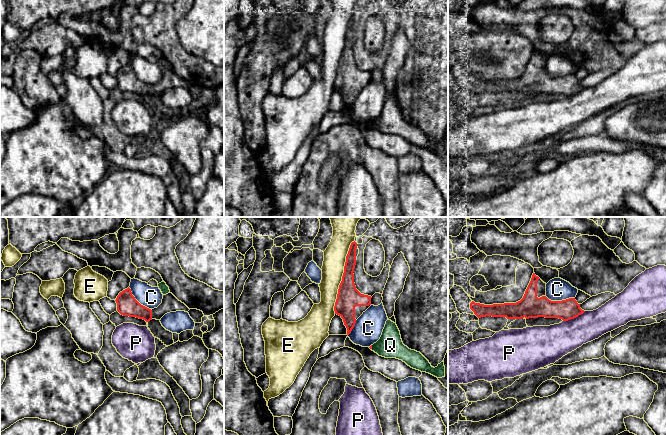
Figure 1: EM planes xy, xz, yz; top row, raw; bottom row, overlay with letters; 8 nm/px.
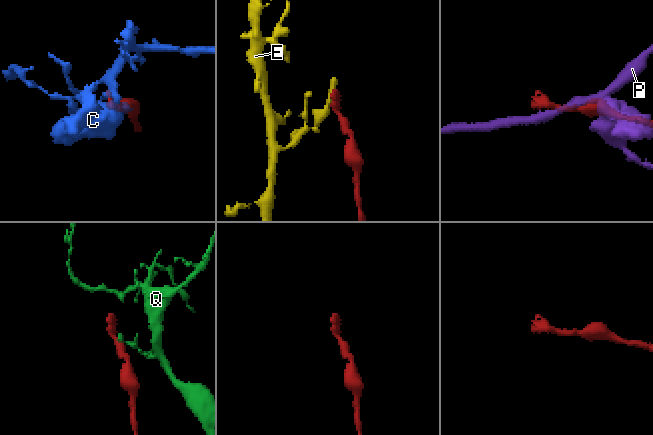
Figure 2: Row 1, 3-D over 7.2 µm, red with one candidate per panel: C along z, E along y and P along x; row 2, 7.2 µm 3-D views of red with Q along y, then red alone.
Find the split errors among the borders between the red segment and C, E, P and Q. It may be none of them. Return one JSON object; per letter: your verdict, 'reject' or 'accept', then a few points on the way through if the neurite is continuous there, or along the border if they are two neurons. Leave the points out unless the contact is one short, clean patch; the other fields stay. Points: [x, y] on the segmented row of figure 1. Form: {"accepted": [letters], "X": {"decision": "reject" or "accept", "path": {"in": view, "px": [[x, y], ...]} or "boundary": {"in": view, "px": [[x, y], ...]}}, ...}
{"accepted": [], "C": {"decision": "reject"}, "E": {"decision": "reject"}, "P": {"decision": "reject"}, "Q": {"decision": "reject", "boundary": {"in": "xz", "px": [[372, 345], [371, 349]]}}}

